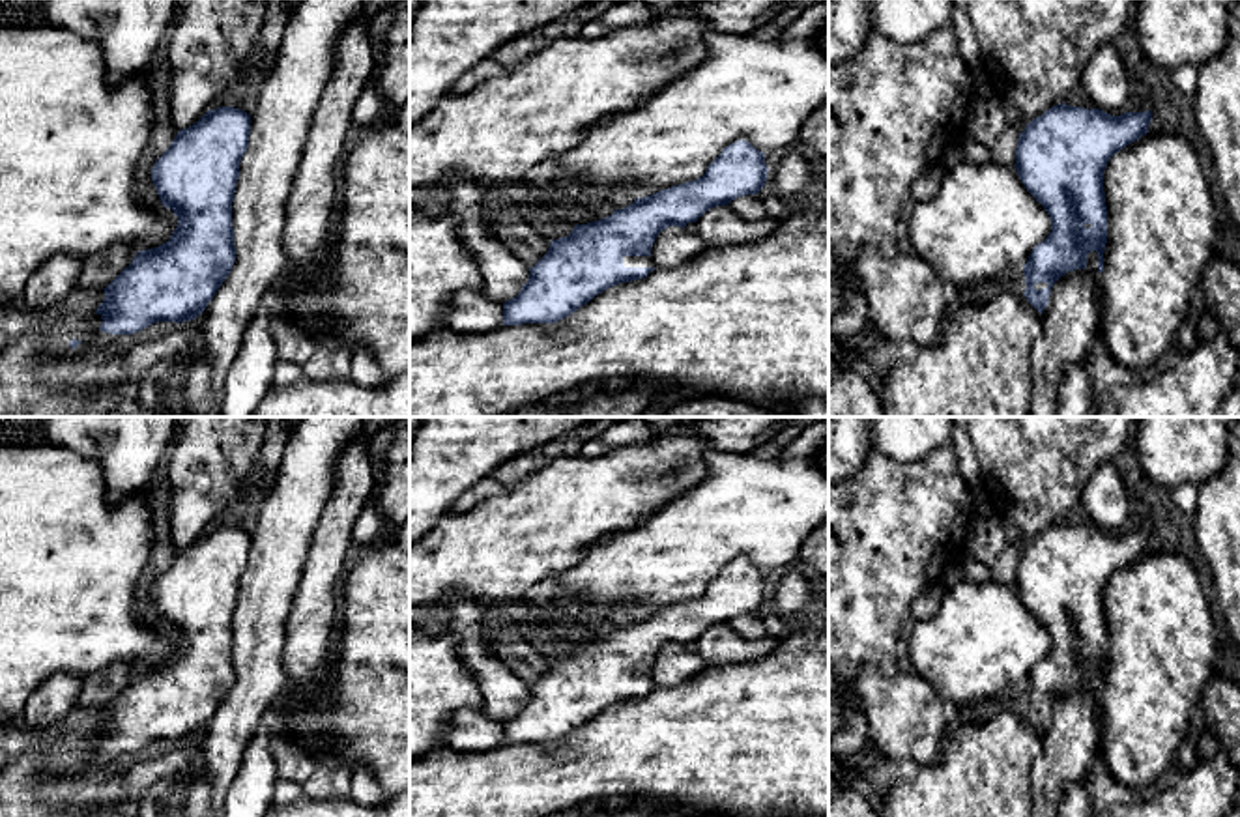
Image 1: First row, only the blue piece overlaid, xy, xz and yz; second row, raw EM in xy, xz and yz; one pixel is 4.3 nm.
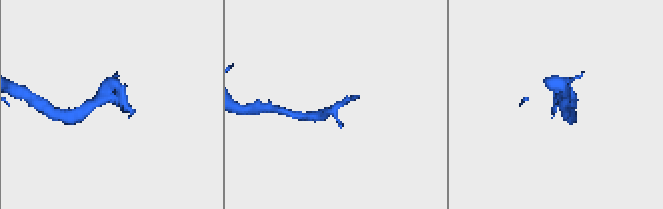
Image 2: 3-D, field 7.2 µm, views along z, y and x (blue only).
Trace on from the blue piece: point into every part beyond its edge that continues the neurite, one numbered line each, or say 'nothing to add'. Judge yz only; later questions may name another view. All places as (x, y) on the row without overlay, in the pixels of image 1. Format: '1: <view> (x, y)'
1: yz (1093, 675)

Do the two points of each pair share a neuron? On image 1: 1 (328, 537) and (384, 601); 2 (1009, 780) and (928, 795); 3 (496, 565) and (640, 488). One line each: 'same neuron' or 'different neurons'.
1: different neurons
2: same neuron
3: same neuron

